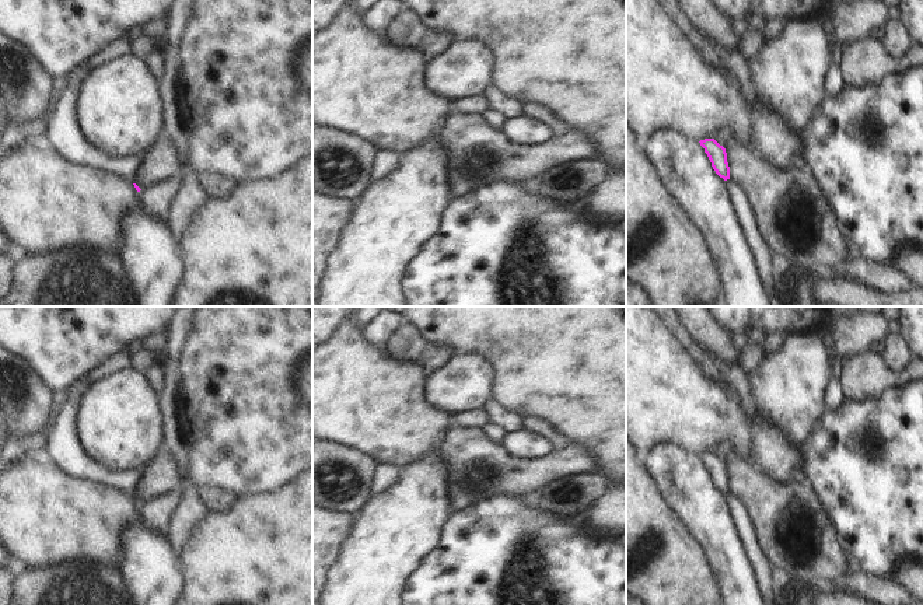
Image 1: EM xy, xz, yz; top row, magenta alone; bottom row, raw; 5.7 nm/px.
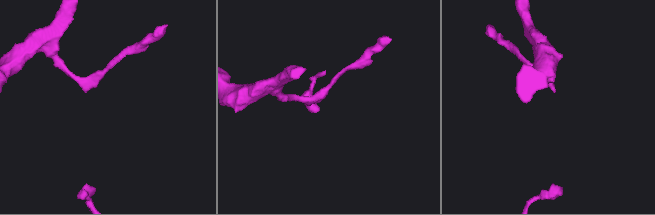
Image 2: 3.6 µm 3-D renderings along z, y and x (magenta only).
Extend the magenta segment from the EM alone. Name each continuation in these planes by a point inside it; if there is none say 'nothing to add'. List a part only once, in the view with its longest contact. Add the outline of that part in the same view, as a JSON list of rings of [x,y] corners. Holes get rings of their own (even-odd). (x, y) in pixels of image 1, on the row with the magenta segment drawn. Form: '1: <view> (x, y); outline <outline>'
nothing to add

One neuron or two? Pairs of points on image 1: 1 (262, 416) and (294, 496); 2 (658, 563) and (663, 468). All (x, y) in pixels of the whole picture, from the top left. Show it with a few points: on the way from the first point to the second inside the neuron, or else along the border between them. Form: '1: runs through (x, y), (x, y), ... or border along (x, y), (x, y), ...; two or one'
1: border along (297, 475), (279, 488), (258, 495); two
2: border along (644, 467), (664, 500), (682, 520); two

